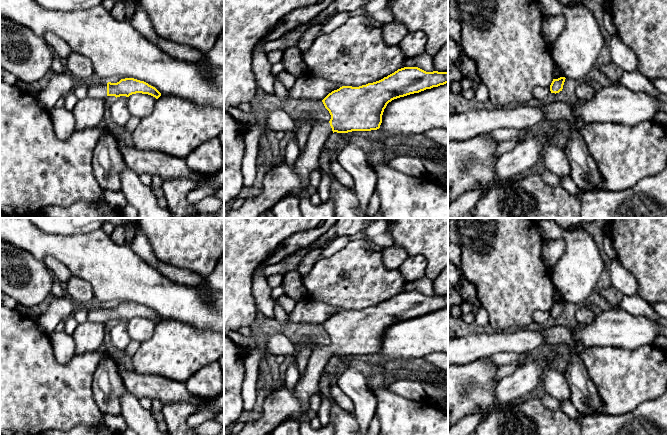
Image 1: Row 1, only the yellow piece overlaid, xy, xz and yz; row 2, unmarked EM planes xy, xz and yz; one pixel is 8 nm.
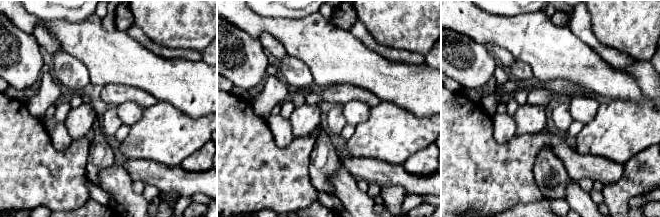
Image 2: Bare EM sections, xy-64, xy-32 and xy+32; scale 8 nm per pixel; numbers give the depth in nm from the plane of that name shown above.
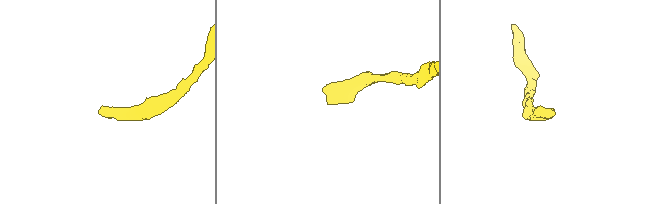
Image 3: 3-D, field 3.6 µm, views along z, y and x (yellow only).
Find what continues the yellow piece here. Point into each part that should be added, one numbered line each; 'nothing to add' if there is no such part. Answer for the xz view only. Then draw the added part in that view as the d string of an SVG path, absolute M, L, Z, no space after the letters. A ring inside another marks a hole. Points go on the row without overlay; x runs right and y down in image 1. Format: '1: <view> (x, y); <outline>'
1: xz (285, 404); M314 344L305 372L295 388L290 390L282 385L265 399L260 419L245 423L239 433L229 435L267 435L282 421L299 421L302 412L309 409L310 397L319 394L319 379L332 357L329 346Z

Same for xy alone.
1: xy (97, 313); M99 304L89 306L87 320L90 322L105 324L107 320L107 307Z

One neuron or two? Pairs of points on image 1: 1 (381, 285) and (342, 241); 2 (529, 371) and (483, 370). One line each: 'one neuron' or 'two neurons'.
1: two neurons
2: two neurons

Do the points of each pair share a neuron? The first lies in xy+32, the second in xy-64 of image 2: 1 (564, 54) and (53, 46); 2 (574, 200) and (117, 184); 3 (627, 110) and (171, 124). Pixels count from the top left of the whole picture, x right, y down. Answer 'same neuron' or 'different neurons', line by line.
1: different neurons
2: same neuron
3: same neuron

